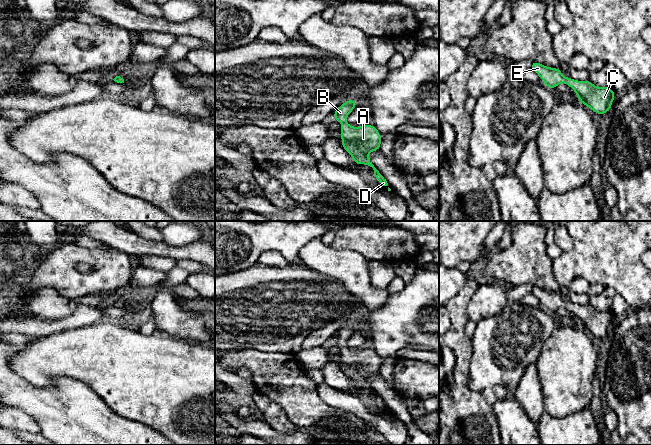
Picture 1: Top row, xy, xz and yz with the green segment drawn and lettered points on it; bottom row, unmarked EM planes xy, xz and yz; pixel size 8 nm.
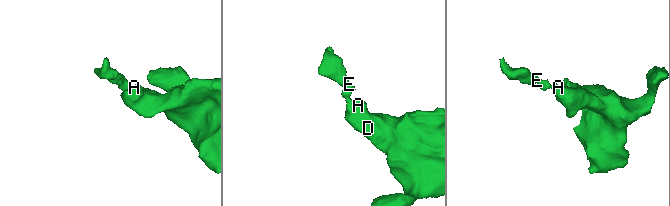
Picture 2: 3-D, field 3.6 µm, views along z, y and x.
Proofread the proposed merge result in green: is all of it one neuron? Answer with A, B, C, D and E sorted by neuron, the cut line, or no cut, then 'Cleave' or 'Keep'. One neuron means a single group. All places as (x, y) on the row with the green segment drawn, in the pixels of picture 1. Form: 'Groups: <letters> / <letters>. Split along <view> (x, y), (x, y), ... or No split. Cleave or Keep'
Groups: A B C D E. No split. Keep

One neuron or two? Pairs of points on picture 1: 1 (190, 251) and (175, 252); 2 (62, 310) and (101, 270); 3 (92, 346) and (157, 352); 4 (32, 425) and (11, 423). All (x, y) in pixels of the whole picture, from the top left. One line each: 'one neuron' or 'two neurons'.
1: one neuron
2: two neurons
3: one neuron
4: one neuron

